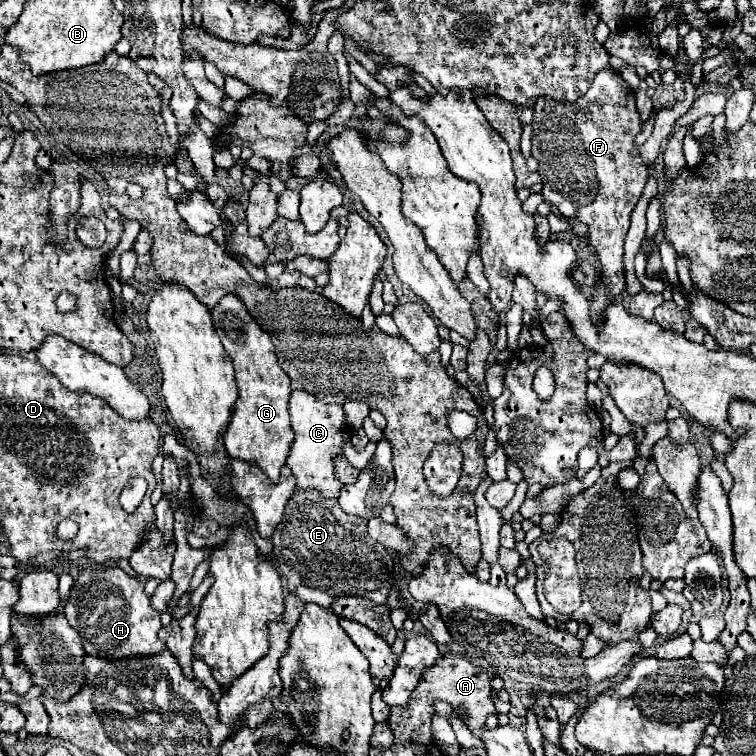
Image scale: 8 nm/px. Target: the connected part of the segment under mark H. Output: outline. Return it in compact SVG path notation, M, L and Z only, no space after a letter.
M85 566L85 568L81 568L81 572L71 588L71 596L63 602L63 614L69 620L69 624L79 632L85 652L91 656L129 658L129 656L157 654L165 648L165 644L157 636L157 632L161 628L159 612L151 606L151 598L145 594L143 582L139 578L125 574L119 566Z

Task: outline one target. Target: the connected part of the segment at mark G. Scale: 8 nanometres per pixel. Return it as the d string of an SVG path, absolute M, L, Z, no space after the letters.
M227 294L221 302L211 310L215 330L225 346L225 352L231 356L235 366L235 378L239 386L239 398L235 402L235 410L231 422L225 430L223 442L231 458L253 460L261 466L261 470L273 480L279 480L279 470L285 464L289 444L293 440L293 432L289 426L289 376L277 362L275 346L271 336L251 318L247 308L243 306L237 294Z

